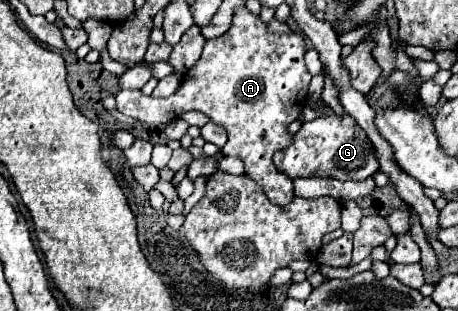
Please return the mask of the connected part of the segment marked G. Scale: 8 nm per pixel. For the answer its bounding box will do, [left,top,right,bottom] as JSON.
[273,113,379,181]

